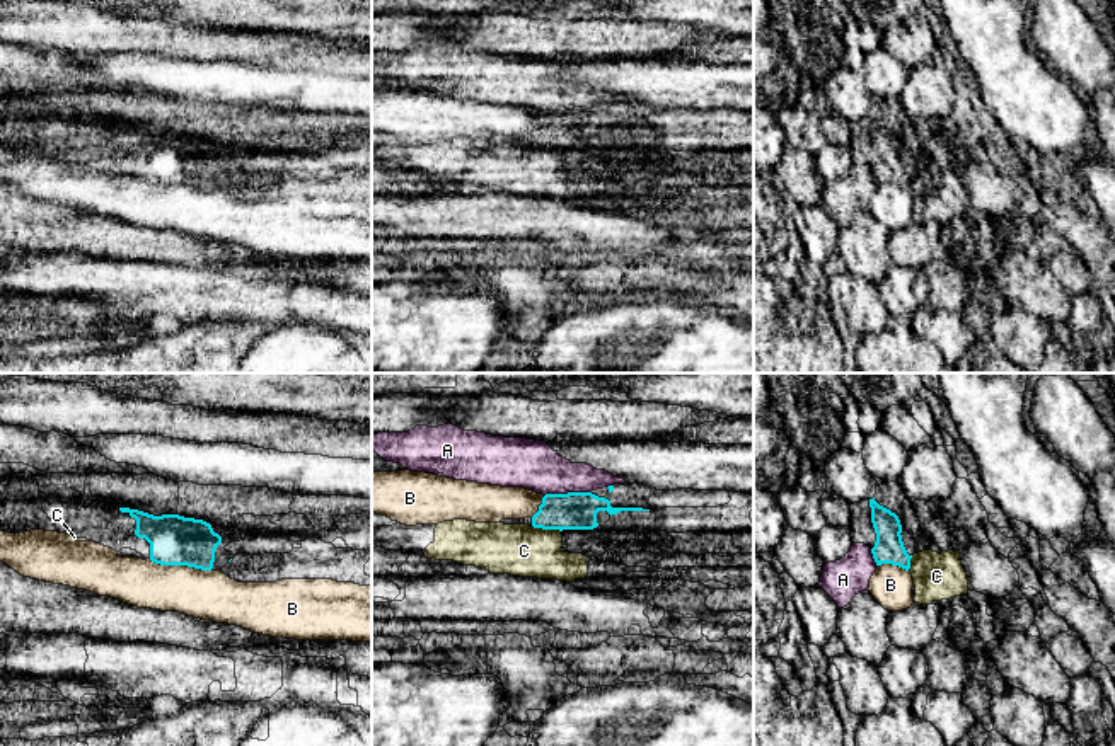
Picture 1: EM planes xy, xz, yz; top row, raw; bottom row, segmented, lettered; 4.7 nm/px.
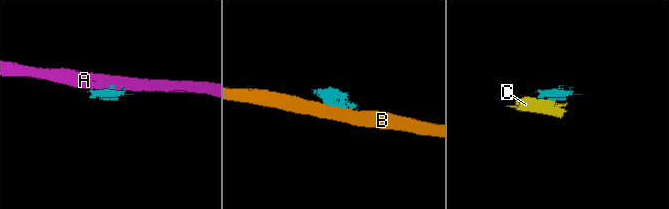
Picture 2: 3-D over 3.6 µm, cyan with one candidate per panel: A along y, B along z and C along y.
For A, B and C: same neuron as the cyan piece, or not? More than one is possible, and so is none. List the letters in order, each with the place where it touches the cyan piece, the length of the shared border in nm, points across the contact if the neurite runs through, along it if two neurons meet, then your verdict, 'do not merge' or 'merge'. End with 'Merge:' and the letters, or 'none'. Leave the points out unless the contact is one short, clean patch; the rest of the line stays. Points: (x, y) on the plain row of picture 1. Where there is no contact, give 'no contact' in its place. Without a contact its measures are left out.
A: meets cyan in xz at (568, 111); contact 220 nm long; border along xz (590, 109), (548, 111), (544, 114); do not merge
B: meets cyan in xy at (179, 183); contact 300 nm long; border along xy (149, 177), (159, 183), (186, 183), (210, 189); do not merge
C: meets cyan in xz at (546, 147); contact 140 nm long; border along xz (532, 143), (560, 150); do not merge
Merge: none

